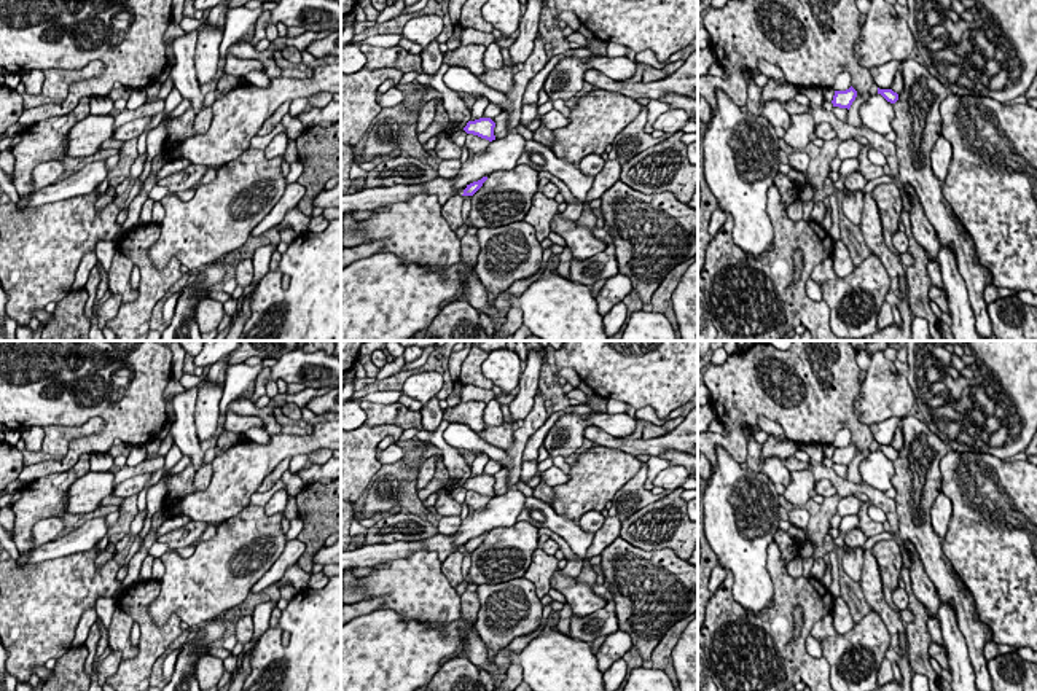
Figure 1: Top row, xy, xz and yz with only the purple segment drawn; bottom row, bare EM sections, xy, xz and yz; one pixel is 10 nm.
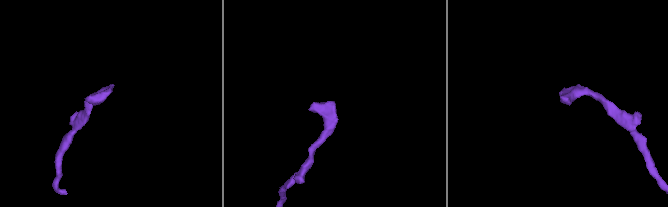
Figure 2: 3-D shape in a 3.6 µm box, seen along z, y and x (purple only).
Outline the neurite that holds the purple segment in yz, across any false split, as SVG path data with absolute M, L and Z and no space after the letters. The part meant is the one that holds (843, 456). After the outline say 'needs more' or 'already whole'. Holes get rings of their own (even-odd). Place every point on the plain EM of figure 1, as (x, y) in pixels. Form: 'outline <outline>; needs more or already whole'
outline M851 443L846 447L835 447L832 460L833 460L833 463L849 467L852 459L855 457L855 454L857 454L857 447Z; already whole

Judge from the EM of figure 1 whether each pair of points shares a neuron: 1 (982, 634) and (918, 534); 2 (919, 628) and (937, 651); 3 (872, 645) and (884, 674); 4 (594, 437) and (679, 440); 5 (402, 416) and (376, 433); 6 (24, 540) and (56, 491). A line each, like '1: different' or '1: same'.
1: same
2: different
3: different
4: same
5: different
6: same

